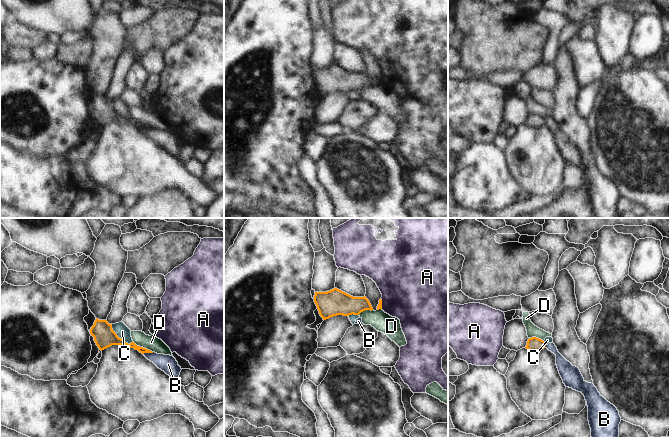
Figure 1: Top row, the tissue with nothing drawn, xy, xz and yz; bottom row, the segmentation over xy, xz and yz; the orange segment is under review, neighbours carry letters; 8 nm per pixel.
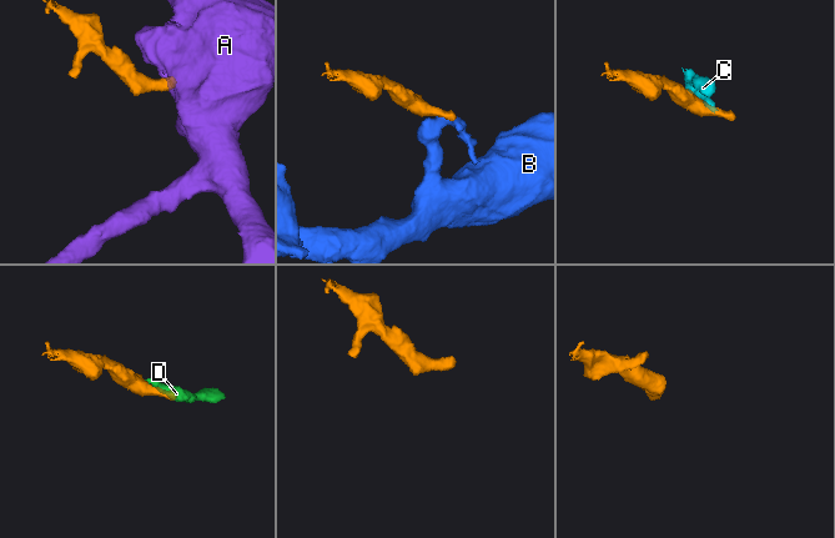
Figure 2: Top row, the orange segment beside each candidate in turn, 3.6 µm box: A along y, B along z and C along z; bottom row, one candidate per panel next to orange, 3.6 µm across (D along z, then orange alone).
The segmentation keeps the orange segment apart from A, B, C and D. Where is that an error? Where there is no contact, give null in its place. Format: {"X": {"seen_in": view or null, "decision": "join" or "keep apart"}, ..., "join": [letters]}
{"A": {"seen_in": "xz", "decision": "keep apart"}, "B": {"seen_in": "xy", "decision": "keep apart"}, "C": {"seen_in": "xy", "decision": "keep apart"}, "D": {"seen_in": "xy", "decision": "keep apart"}, "join": []}

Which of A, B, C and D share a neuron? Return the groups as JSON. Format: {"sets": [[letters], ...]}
{"sets": [["A"], ["B", "C"], ["D"]]}

